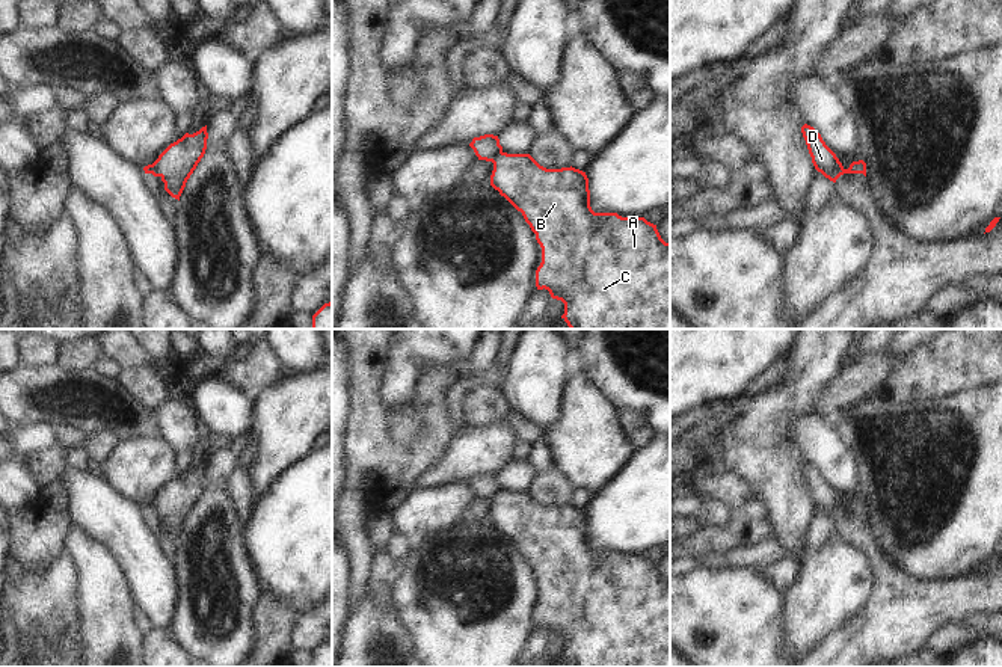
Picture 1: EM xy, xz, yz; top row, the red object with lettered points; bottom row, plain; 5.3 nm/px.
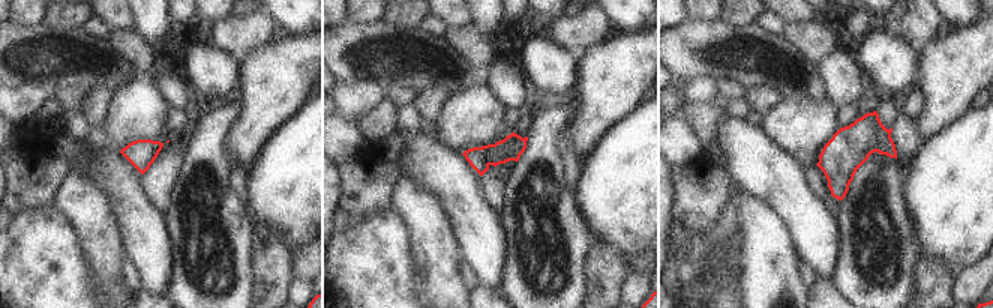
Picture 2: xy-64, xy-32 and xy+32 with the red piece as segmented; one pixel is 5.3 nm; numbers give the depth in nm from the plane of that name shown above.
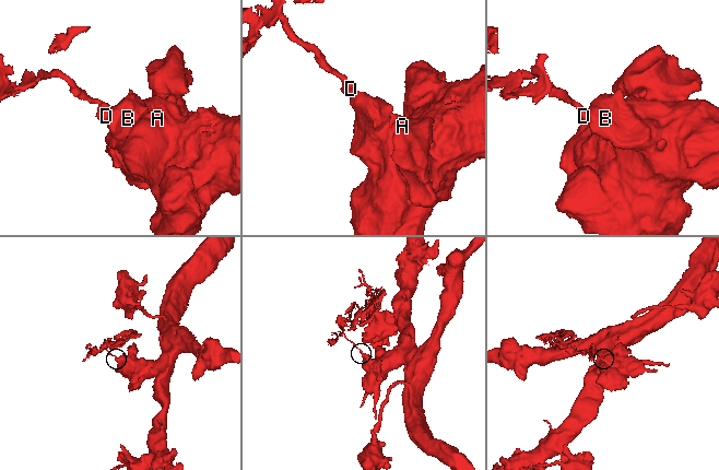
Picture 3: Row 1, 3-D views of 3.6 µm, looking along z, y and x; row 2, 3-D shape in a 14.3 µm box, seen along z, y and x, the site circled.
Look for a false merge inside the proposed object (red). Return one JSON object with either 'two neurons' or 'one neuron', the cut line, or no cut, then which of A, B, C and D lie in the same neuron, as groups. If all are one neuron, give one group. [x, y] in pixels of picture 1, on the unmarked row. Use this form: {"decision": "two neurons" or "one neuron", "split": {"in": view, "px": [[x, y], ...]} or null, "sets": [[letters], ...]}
{"decision": "two neurons", "split": {"in": "xy", "px": [[154, 500], [162, 513]]}, "sets": [["A", "B", "C"], ["D"]]}

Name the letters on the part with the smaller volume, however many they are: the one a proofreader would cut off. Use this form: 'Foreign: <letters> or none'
Foreign: D.

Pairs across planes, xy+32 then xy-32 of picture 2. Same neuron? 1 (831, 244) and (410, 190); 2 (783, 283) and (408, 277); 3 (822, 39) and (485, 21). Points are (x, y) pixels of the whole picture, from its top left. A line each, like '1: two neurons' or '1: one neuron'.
1: two neurons
2: two neurons
3: two neurons

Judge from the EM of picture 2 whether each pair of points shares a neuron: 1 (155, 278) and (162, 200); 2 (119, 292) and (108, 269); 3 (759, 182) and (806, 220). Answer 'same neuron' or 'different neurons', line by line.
1: different neurons
2: same neuron
3: same neuron

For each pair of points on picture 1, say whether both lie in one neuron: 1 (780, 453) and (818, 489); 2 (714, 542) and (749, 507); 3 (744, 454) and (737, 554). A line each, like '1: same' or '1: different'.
1: different
2: same
3: different

